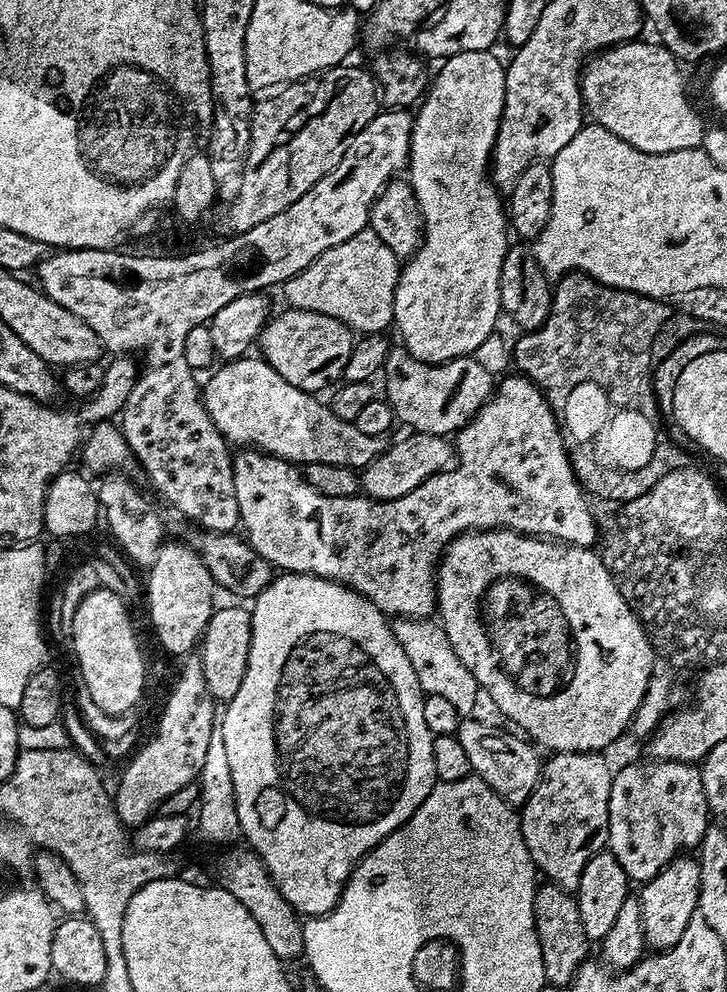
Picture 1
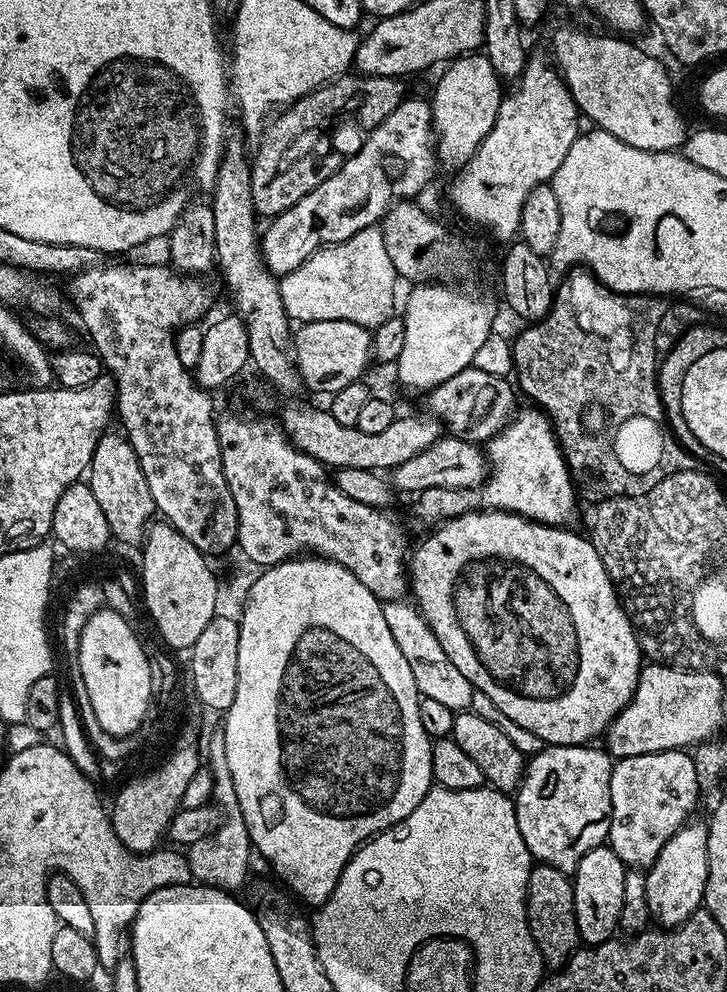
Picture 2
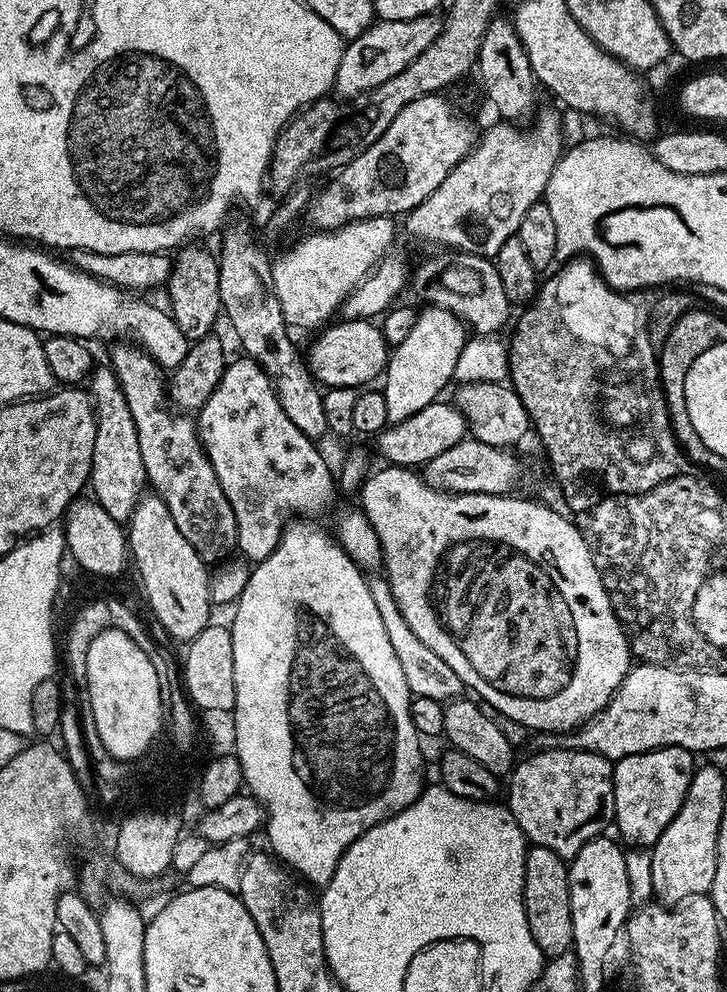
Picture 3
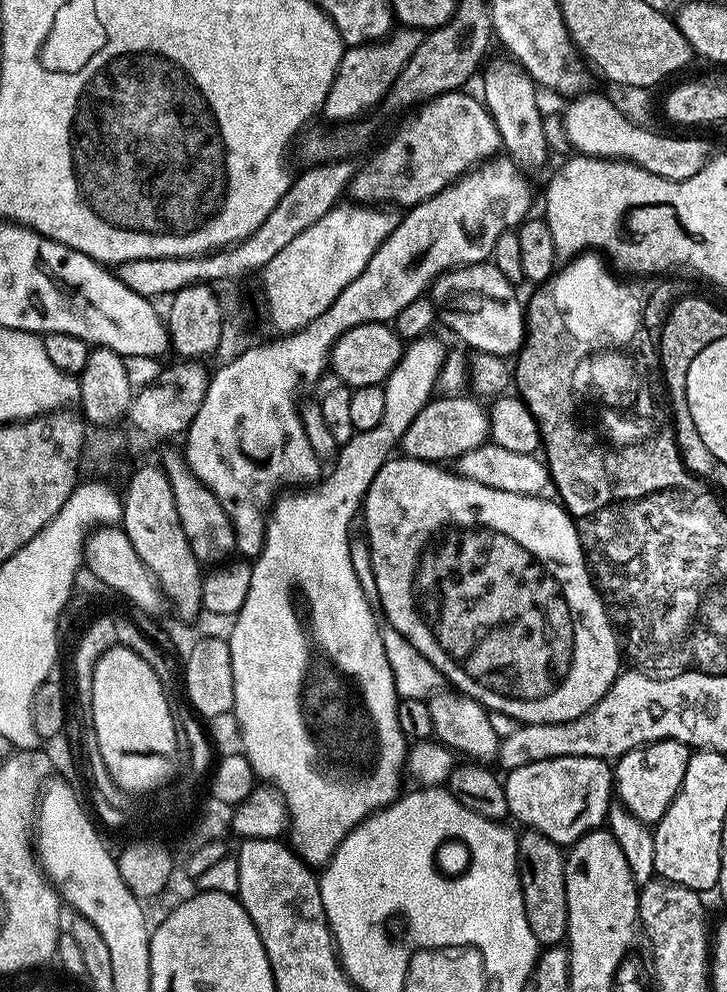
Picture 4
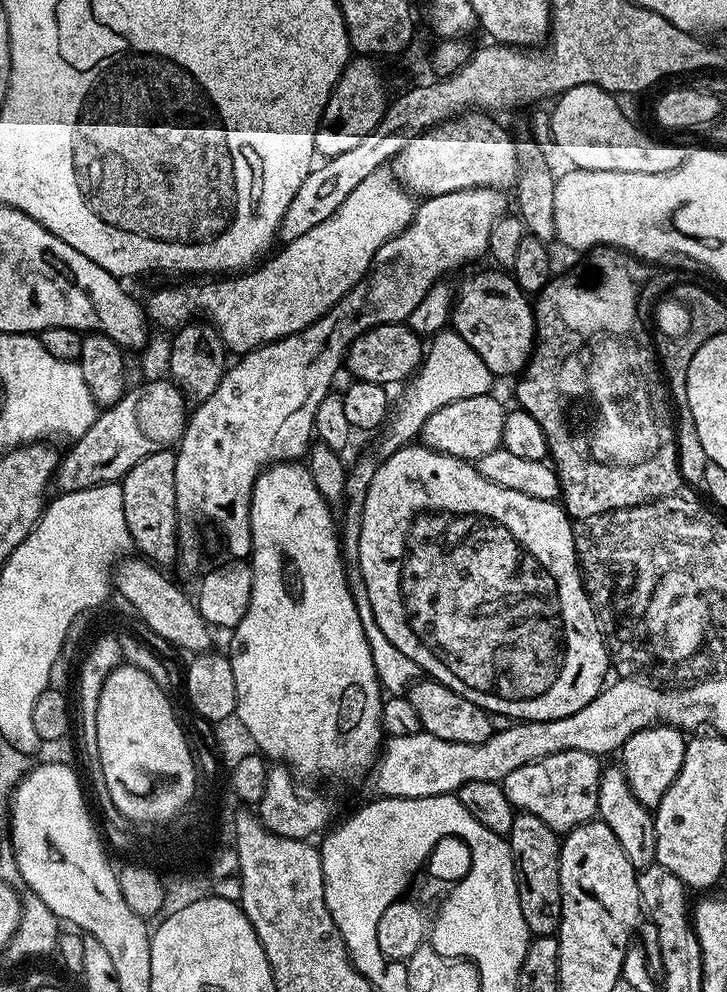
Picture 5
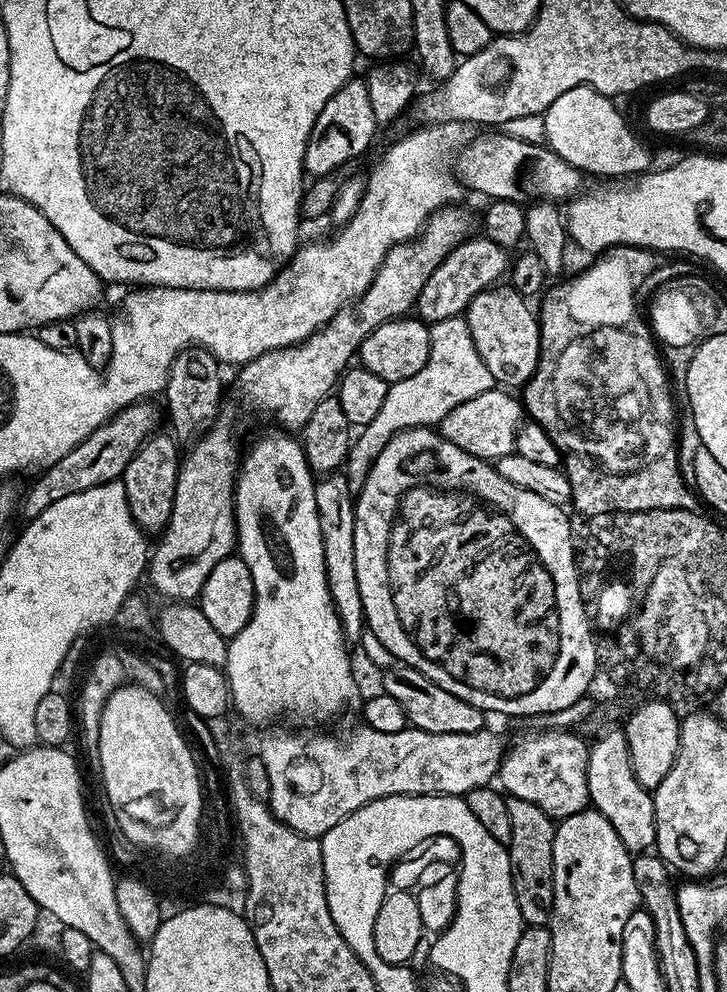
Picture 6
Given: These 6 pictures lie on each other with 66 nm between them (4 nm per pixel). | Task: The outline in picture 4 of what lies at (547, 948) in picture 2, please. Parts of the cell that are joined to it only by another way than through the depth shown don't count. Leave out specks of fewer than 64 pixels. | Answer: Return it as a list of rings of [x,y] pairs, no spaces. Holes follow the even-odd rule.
[[[524,830],[516,837],[516,869],[520,872],[526,922],[530,922],[530,934],[540,946],[563,945],[568,935],[565,855],[565,849],[550,842],[546,834]]]

